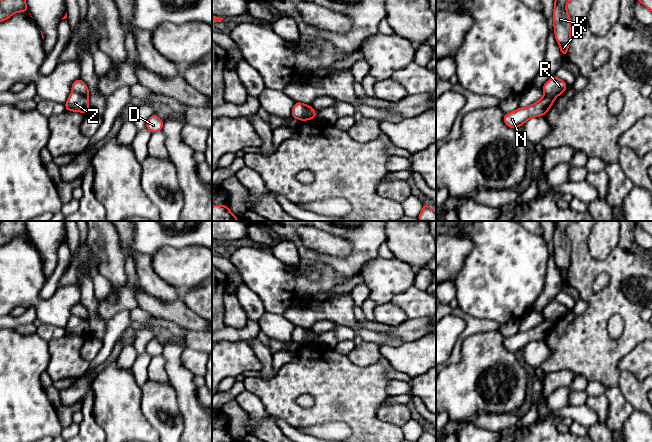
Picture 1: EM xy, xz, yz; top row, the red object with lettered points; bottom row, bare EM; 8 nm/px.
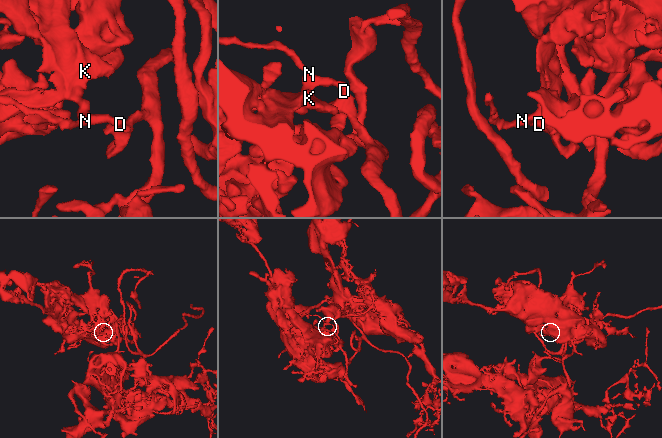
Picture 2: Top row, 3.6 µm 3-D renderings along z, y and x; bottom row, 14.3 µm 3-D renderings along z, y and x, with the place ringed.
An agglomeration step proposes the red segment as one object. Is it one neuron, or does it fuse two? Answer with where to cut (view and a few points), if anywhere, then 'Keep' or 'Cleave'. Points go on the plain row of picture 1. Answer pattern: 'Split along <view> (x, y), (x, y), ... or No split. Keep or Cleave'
Split along xy (73, 314), (87, 321). Cleave

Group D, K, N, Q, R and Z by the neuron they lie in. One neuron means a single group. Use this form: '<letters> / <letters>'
D N Z / K Q R

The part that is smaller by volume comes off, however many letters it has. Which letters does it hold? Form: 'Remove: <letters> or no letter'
Remove: D, N, Z

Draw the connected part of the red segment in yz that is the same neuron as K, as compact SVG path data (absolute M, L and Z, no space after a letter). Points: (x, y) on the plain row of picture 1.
M556 221L554 225L554 257L563 280L566 280L571 264L571 241L567 236L567 227L574 222L575 221Z

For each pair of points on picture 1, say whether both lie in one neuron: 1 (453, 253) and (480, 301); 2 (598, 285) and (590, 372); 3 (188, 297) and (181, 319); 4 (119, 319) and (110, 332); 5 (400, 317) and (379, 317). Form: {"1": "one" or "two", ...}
{"1": "two", "2": "two", "3": "two", "4": "one", "5": "one"}

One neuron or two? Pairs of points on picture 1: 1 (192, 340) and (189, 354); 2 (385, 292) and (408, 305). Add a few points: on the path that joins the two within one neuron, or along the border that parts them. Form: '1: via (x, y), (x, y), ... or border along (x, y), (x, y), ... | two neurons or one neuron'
1: border along (185, 346), (201, 351) | two neurons
2: border along (412, 285), (396, 293), (390, 301) | two neurons

